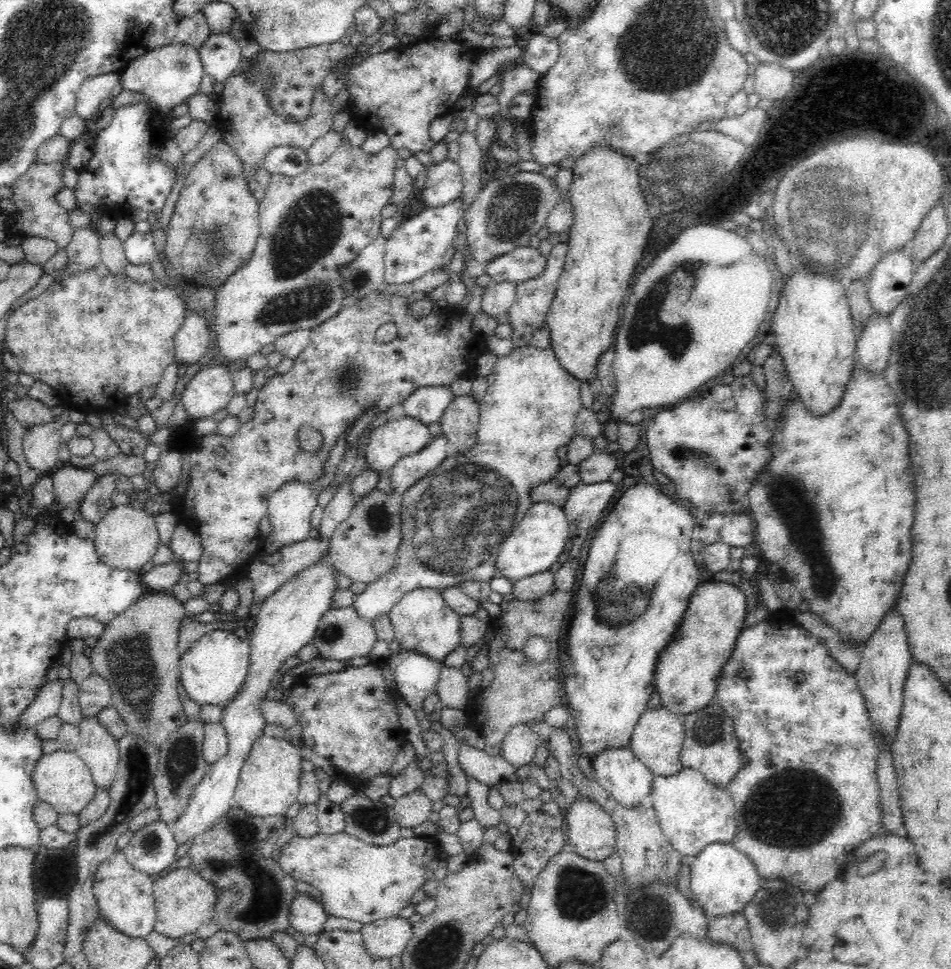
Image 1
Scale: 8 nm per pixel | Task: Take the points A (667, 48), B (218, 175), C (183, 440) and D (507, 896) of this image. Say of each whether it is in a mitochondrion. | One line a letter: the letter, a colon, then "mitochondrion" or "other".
A: mitochondrion
B: other
C: other
D: other

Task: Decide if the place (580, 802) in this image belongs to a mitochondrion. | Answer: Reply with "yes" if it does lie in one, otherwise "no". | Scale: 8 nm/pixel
no

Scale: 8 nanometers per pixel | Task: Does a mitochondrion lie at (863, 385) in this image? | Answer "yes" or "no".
no

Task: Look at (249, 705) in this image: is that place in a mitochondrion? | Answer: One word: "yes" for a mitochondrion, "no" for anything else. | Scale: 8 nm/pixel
no

